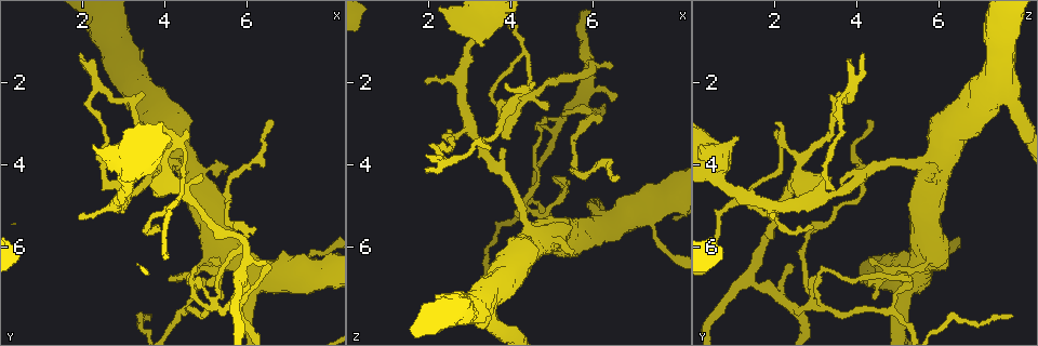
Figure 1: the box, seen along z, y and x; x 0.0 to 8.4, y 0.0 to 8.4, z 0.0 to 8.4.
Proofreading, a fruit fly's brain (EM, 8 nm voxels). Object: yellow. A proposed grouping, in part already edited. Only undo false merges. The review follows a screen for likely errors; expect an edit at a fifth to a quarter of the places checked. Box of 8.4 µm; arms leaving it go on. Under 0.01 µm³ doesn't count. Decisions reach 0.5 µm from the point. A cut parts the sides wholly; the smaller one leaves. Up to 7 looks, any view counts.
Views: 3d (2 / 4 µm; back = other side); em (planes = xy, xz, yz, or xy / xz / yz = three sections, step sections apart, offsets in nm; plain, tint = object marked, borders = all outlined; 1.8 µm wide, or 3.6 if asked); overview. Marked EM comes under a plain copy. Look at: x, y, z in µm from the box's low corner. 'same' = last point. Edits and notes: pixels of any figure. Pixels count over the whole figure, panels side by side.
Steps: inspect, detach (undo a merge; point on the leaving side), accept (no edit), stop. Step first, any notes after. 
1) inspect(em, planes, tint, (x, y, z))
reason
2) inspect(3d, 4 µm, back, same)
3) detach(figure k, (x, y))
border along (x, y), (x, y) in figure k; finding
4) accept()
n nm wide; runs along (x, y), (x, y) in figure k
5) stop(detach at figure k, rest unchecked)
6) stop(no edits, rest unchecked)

inspect(3d, 4 µm, back, (4.55, 4.00, 5.65))
abrupt turn

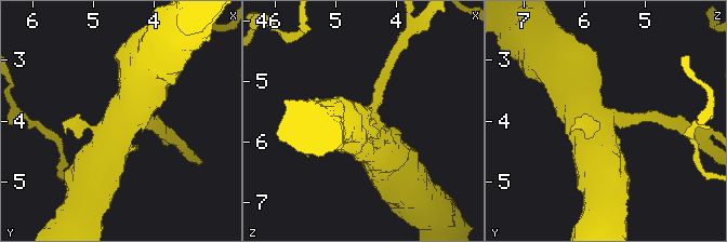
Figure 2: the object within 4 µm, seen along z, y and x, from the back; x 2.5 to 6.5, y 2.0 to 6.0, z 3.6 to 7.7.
inspect(em, 3.6 µm, planes, tint, same)
4 arms

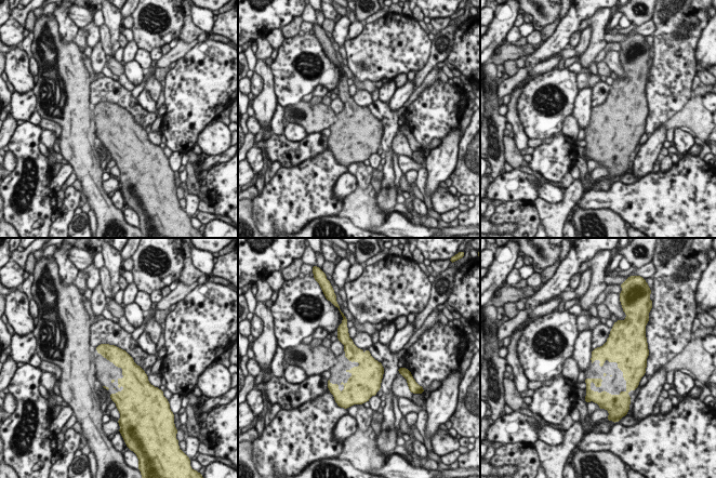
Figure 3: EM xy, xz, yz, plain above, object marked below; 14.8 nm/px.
accept()
one neuron here

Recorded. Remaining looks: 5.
inspect(3d, 4 µm, (2.35, 2.15, 3.85))
abrupt turn

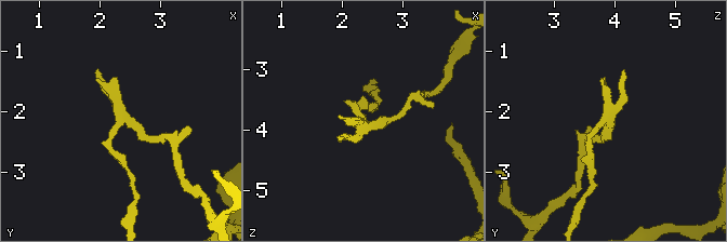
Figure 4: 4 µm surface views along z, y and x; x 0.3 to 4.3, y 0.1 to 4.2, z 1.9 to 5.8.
inspect(em, planes, tint, (2.35, 2.15, 3.85))
now the EM

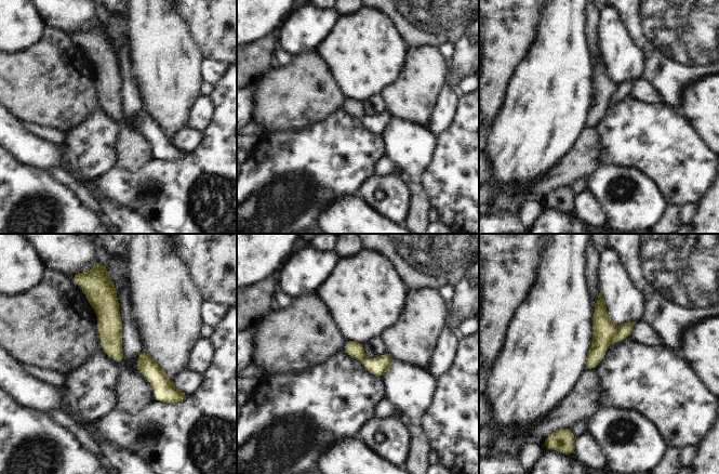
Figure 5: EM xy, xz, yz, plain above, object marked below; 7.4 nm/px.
detach(figure 5, (625, 329))
border along (618, 326), (611, 342) in figure 5; two neurons meet here

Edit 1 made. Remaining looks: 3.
stop(detach at figure 5, rest unchecked)

